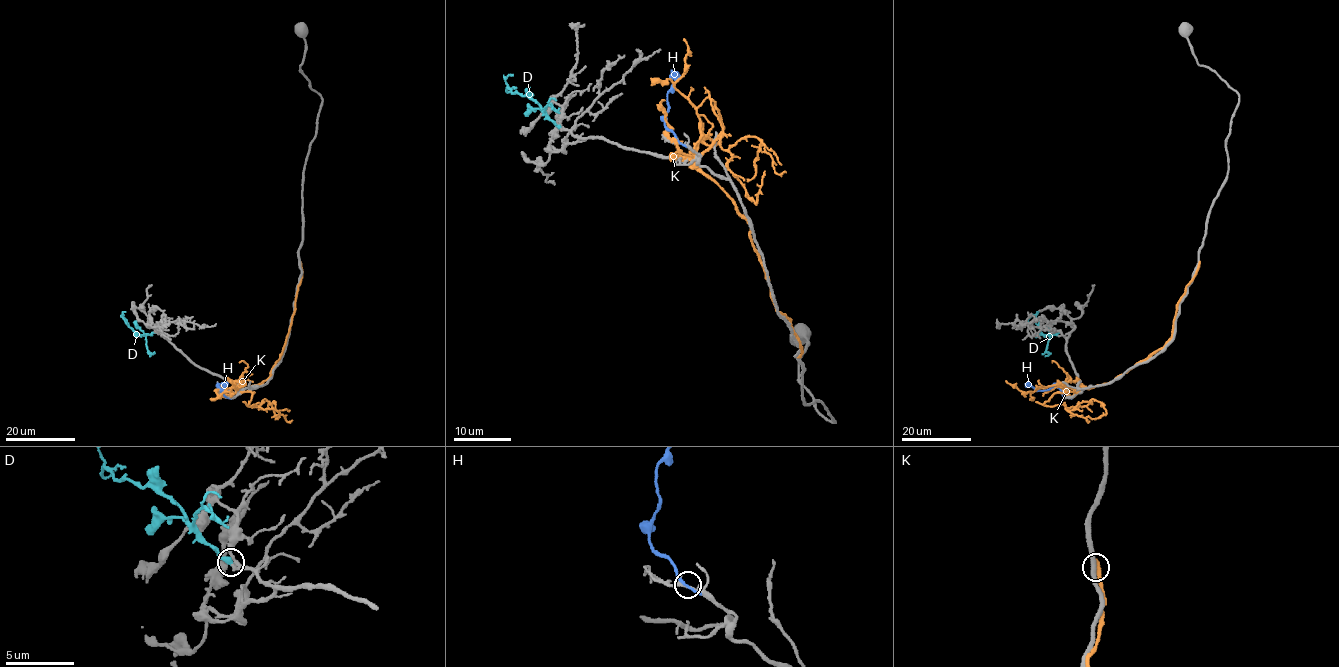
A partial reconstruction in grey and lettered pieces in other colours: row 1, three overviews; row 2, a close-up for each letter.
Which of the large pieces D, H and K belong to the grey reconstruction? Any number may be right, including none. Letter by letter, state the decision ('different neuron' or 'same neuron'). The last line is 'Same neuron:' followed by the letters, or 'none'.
D: same neuron
H: different neuron
K: different neuron
Same neuron: D

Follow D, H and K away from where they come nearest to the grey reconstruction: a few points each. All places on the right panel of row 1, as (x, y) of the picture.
D: (1060, 332), (1043, 334), (1034, 315), (1028, 319), (1028, 324)
H: (1068, 398), (1058, 387), (1037, 390), (1025, 383)
K: (1199, 263), (1162, 347), (1111, 381), (1043, 404), (1103, 406), (1106, 413), (1086, 417)

